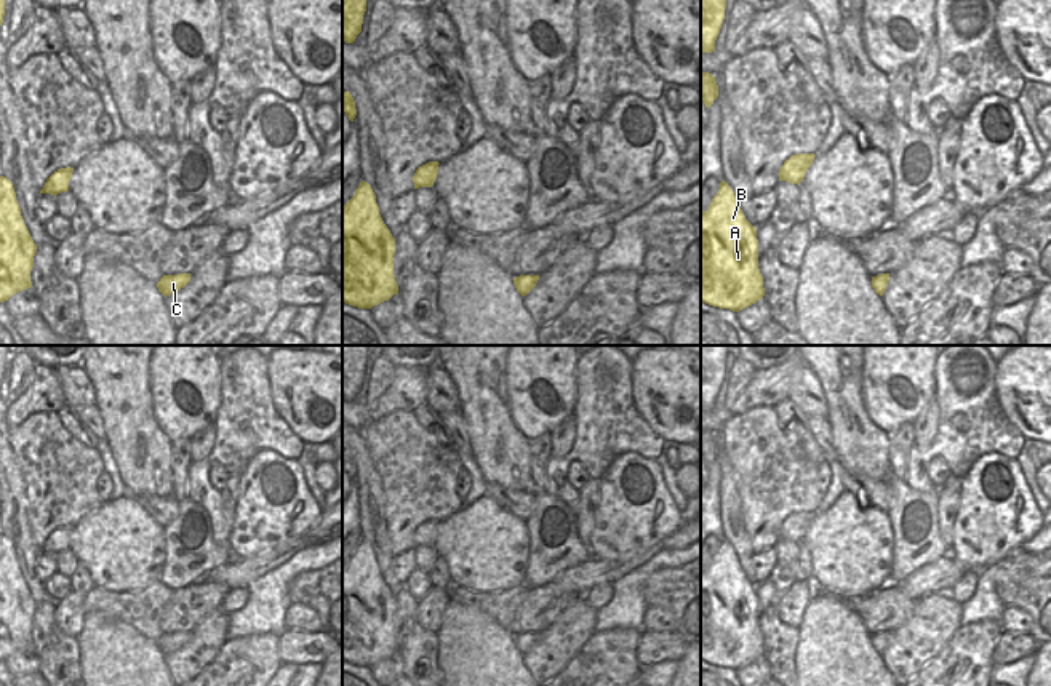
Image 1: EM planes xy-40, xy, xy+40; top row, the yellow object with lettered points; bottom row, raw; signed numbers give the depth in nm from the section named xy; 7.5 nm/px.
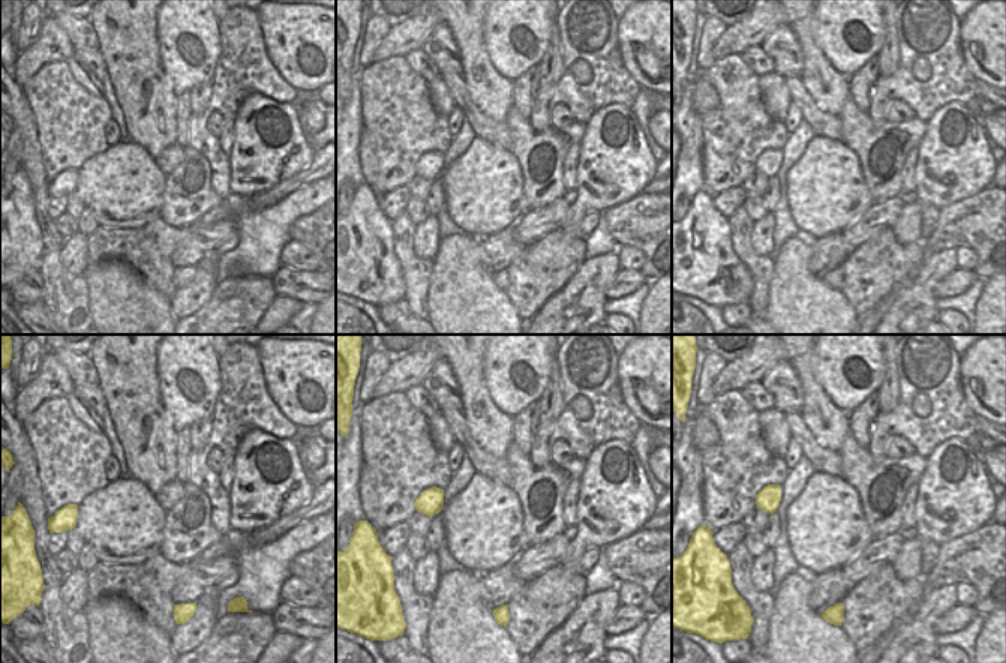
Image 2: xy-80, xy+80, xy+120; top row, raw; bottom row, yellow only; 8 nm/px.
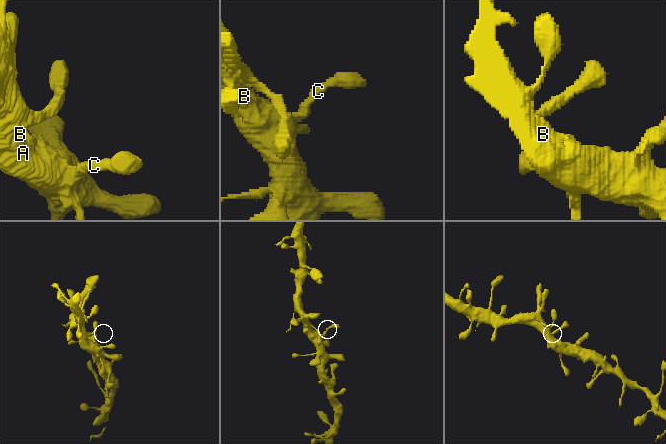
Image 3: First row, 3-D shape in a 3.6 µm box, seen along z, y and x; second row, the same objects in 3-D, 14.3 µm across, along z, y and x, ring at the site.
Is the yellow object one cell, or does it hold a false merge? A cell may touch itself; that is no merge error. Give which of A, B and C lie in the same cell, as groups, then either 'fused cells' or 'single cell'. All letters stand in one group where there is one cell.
A B C | single cell

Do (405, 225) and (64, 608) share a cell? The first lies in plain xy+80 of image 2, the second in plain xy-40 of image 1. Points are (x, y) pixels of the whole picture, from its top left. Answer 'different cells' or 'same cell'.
different cells

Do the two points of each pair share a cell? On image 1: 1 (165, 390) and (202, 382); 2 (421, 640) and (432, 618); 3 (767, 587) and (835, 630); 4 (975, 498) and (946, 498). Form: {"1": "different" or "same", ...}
{"1": "same", "2": "different", "3": "different", "4": "different"}

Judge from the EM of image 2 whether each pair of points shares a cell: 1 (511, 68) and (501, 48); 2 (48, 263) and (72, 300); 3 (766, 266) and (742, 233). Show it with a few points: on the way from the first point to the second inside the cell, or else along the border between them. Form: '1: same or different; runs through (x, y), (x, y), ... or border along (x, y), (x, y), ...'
1: same; runs through (511, 63), (505, 53)
2: same; runs through (51, 272), (63, 291)
3: same; runs through (757, 263), (742, 248), (742, 242)

